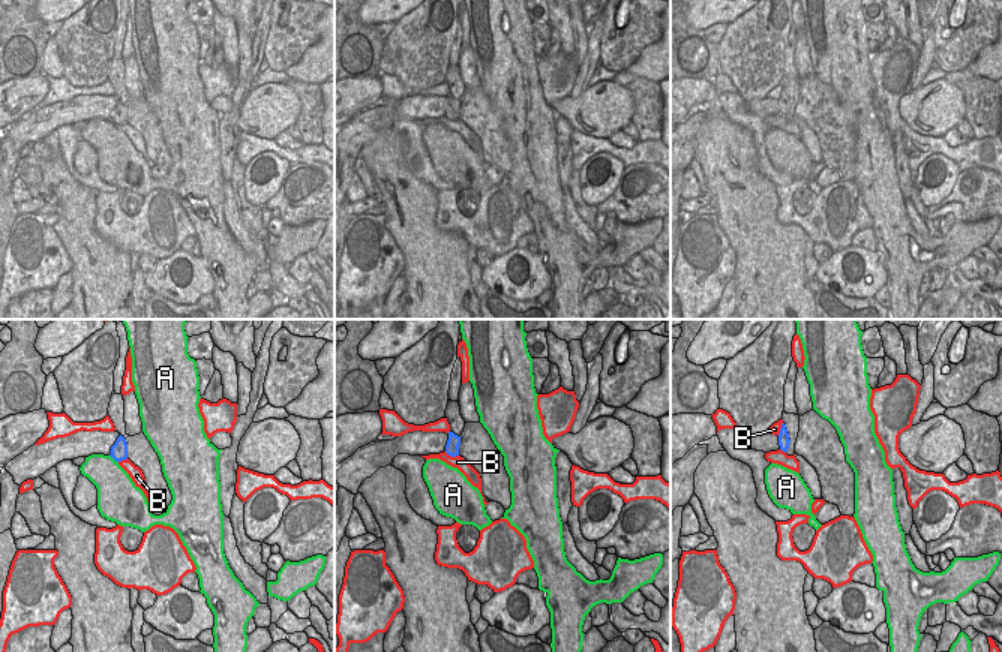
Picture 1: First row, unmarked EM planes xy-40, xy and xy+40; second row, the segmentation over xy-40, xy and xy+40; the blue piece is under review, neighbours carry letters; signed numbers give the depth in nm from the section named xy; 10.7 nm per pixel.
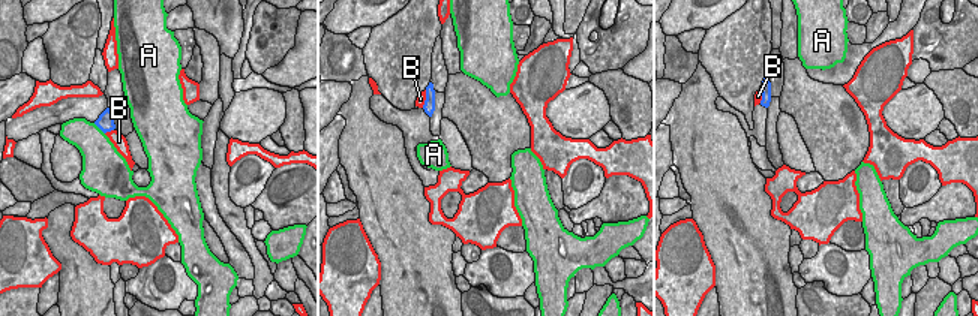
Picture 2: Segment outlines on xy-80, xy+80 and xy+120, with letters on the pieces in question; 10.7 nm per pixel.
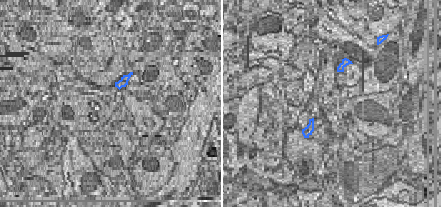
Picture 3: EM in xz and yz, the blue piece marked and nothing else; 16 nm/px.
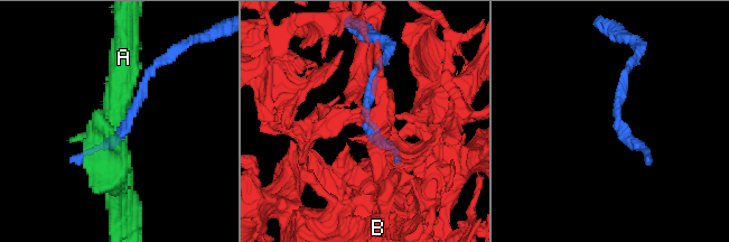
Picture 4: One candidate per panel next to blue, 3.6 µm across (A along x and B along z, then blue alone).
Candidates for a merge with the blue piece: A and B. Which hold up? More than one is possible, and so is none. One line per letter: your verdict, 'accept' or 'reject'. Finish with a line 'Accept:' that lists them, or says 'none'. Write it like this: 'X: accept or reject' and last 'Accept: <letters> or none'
A: reject
B: reject
Accept: none

